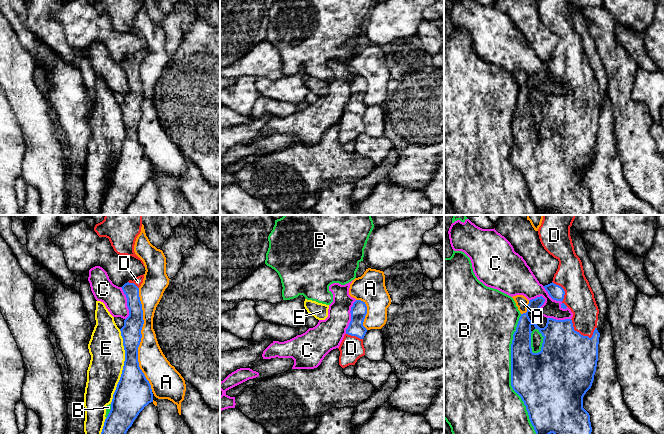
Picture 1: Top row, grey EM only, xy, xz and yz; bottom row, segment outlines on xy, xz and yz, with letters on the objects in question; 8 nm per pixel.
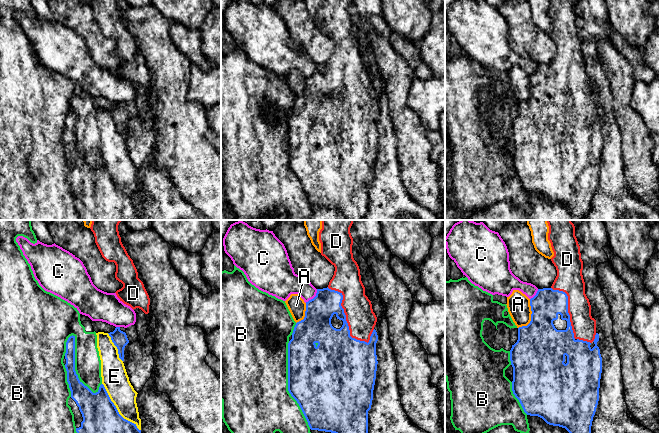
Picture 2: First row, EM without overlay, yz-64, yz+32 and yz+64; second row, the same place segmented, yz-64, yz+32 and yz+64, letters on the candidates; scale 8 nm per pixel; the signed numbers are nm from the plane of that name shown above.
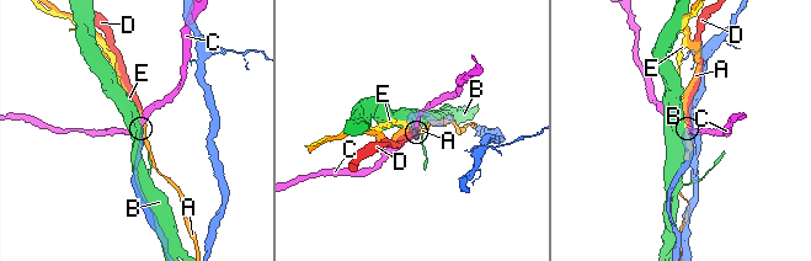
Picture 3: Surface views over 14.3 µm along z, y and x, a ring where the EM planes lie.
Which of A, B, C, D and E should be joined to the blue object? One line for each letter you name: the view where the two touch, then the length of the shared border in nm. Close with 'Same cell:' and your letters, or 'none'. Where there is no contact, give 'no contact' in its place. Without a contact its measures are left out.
D: meets blue in yz; contact 240 nm long
Same cell: D

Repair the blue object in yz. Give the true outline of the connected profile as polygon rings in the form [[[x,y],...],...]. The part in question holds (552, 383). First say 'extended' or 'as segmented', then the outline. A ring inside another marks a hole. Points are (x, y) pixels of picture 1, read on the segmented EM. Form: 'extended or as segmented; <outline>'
extended; [[[543,215],[541,226],[538,229],[542,246],[550,255],[559,261],[553,281],[543,287],[553,300],[562,302],[561,308],[566,309],[568,307],[573,313],[573,317],[565,320],[547,318],[546,326],[540,328],[530,320],[528,313],[538,313],[545,299],[542,296],[532,299],[529,301],[527,312],[521,314],[519,318],[511,344],[511,386],[524,402],[536,434],[591,434],[592,432],[590,415],[583,408],[583,397],[592,386],[597,367],[600,337],[600,333],[597,330],[599,309],[594,298],[594,293],[584,275],[582,262],[575,253],[570,236],[570,227],[575,216]],[[532,325],[544,337],[541,351],[538,353],[533,353],[531,348]]]

